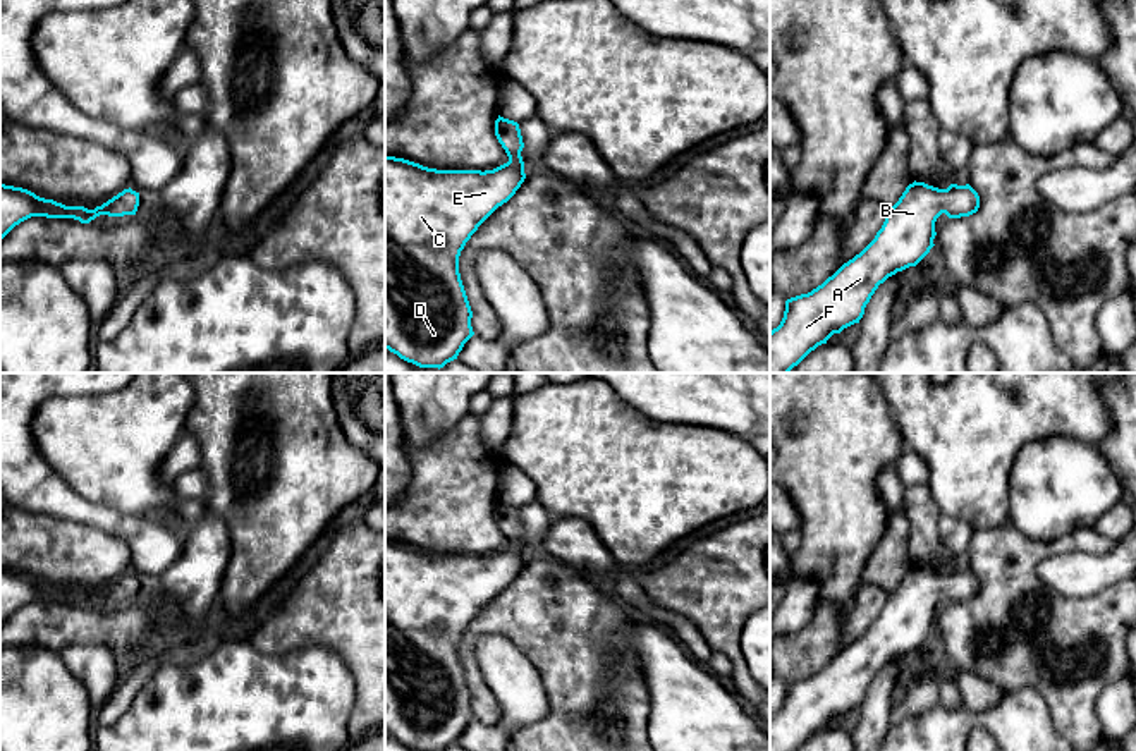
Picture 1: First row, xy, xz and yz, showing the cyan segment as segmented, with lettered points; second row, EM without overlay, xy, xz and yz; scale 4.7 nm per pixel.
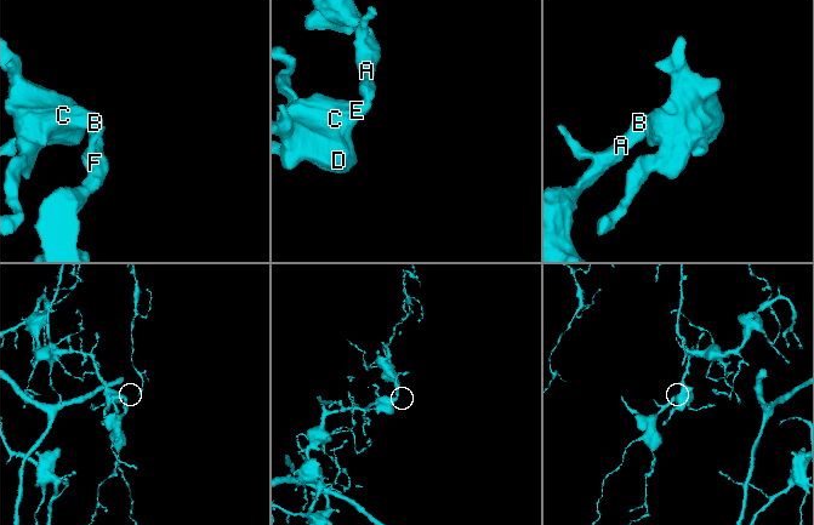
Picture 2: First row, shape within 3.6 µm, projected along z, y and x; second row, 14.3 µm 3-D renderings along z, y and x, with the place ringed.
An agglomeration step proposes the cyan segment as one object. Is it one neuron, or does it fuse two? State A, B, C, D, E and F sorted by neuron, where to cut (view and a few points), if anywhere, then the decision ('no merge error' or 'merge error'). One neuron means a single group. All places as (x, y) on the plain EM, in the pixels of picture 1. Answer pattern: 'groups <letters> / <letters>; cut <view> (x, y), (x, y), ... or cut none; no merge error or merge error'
groups A B C D E F; cut none; no merge error

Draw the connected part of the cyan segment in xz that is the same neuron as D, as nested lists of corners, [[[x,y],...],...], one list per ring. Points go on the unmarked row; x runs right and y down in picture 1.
[[[498,500],[495,521],[509,546],[493,555],[437,555],[385,540],[385,734],[416,751],[445,751],[474,720],[473,696],[459,658],[459,641],[478,612],[507,588],[526,564],[519,509]]]

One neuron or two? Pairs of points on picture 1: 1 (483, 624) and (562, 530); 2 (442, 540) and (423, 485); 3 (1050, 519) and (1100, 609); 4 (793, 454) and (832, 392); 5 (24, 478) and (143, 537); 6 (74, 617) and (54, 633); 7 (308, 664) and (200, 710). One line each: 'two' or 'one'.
1: two
2: one
3: two
4: one
5: one
6: one
7: one

